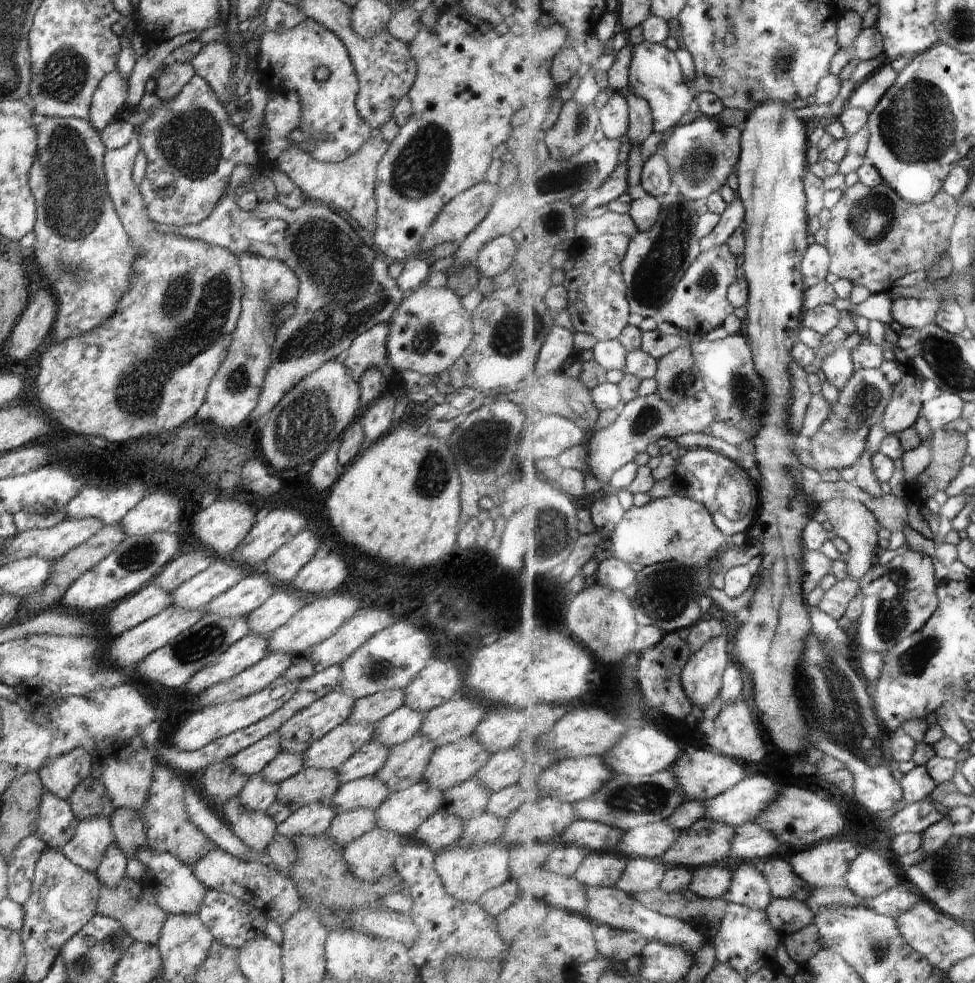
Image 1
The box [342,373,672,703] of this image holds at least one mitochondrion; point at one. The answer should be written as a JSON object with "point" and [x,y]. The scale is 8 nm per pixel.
{"point":[483,445]}

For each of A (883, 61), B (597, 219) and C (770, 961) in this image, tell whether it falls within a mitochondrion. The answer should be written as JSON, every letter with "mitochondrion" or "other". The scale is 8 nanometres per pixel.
{"A":"other","B":"other","C":"other"}

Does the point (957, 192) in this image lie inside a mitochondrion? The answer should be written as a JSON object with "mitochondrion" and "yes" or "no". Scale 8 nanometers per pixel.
{"mitochondrion":"no"}

